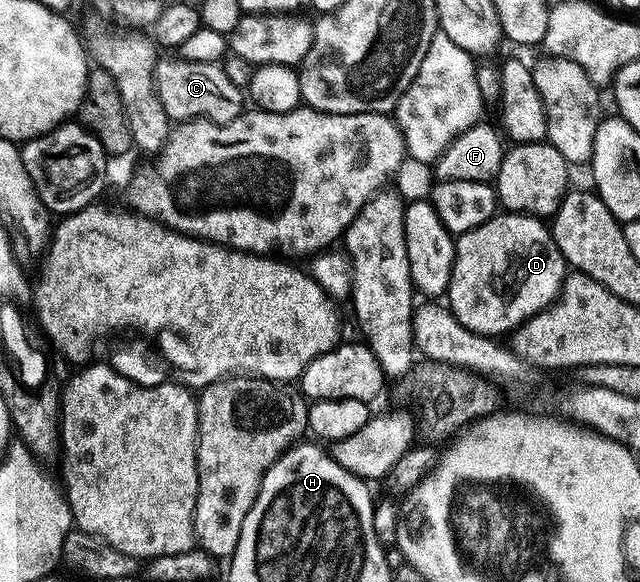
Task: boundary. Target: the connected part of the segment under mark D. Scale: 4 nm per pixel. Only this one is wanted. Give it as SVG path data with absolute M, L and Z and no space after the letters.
M505 211L460 234L455 244L457 254L447 290L447 305L455 320L473 333L508 334L536 313L549 308L561 295L561 285L567 276L567 262L555 243L550 226L540 217Z

